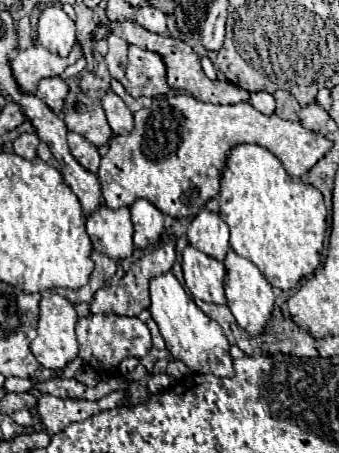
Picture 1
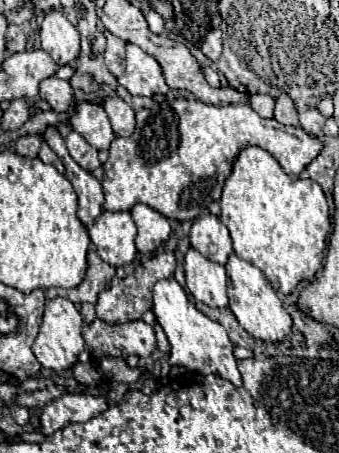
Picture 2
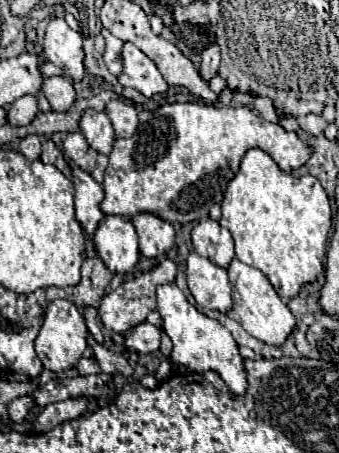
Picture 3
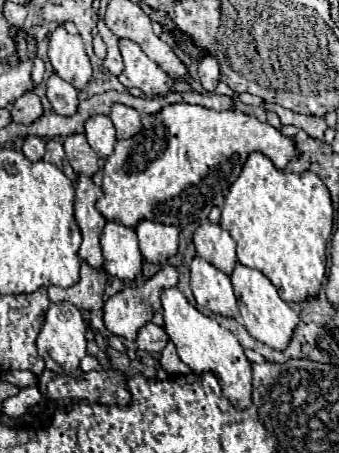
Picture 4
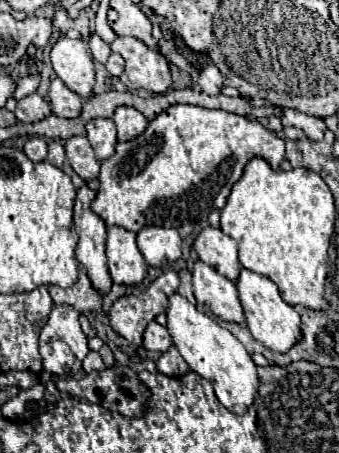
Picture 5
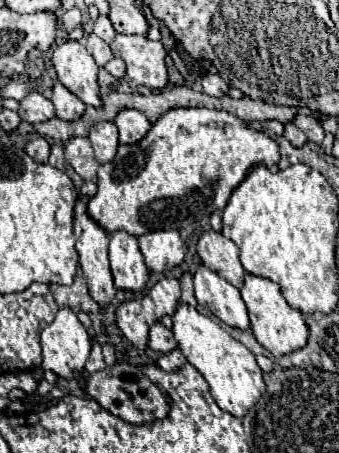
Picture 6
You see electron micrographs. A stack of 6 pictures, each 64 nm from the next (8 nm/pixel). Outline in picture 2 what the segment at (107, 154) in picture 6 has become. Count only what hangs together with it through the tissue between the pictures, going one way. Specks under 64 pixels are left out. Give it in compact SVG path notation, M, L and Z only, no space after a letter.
M74 100L72 102L72 116L70 128L86 138L90 146L96 150L108 150L110 142L114 140L114 132L110 128L108 116L102 104L90 104L88 100Z

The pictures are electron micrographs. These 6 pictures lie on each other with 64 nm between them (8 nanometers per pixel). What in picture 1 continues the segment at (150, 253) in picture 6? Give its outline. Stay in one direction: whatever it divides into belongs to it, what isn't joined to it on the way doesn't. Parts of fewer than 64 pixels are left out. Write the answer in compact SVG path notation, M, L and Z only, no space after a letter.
M140 198L130 206L134 224L134 244L140 250L156 244L164 234L164 214L148 200Z

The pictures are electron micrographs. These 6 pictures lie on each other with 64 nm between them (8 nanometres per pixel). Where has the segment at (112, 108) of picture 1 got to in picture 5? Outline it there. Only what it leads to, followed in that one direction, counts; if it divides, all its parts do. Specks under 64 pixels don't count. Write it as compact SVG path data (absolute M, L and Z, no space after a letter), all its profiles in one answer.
M118 106L112 120L118 128L118 140L120 142L136 138L148 126L148 120L144 118L144 114L138 112L136 108L128 108L128 106Z

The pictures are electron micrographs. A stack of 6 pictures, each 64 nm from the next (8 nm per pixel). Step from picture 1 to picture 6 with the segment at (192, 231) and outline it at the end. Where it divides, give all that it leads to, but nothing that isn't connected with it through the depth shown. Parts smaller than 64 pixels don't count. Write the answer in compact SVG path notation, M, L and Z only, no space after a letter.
M214 230L204 232L196 244L196 252L206 268L214 270L236 288L242 286L244 268L238 260L238 246L230 238Z

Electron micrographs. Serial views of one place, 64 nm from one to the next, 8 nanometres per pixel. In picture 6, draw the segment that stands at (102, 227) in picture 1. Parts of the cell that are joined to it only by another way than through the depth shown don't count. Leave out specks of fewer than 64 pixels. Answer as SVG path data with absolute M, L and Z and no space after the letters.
M116 230L110 234L110 268L116 288L140 292L150 276L136 236Z

